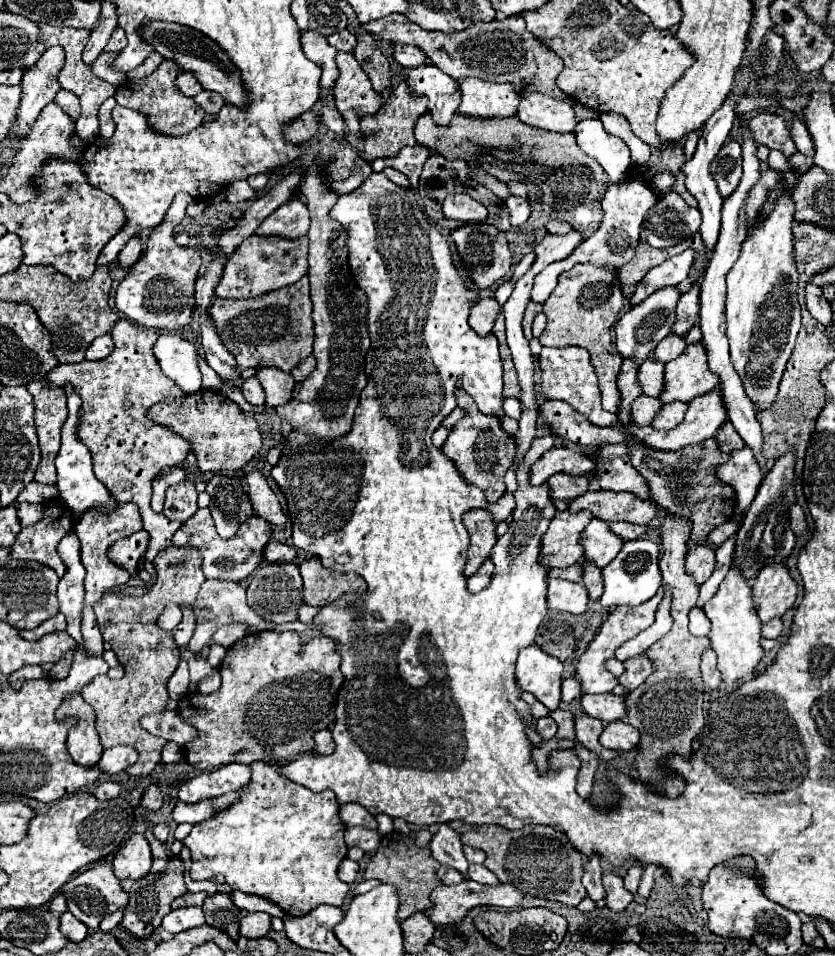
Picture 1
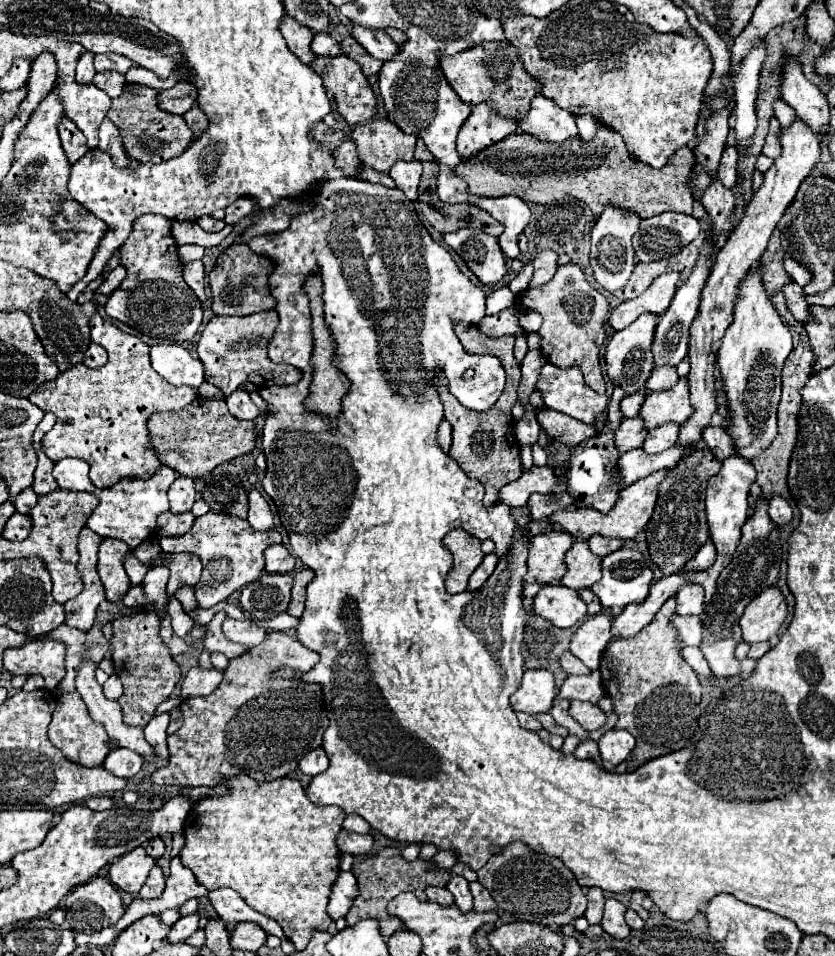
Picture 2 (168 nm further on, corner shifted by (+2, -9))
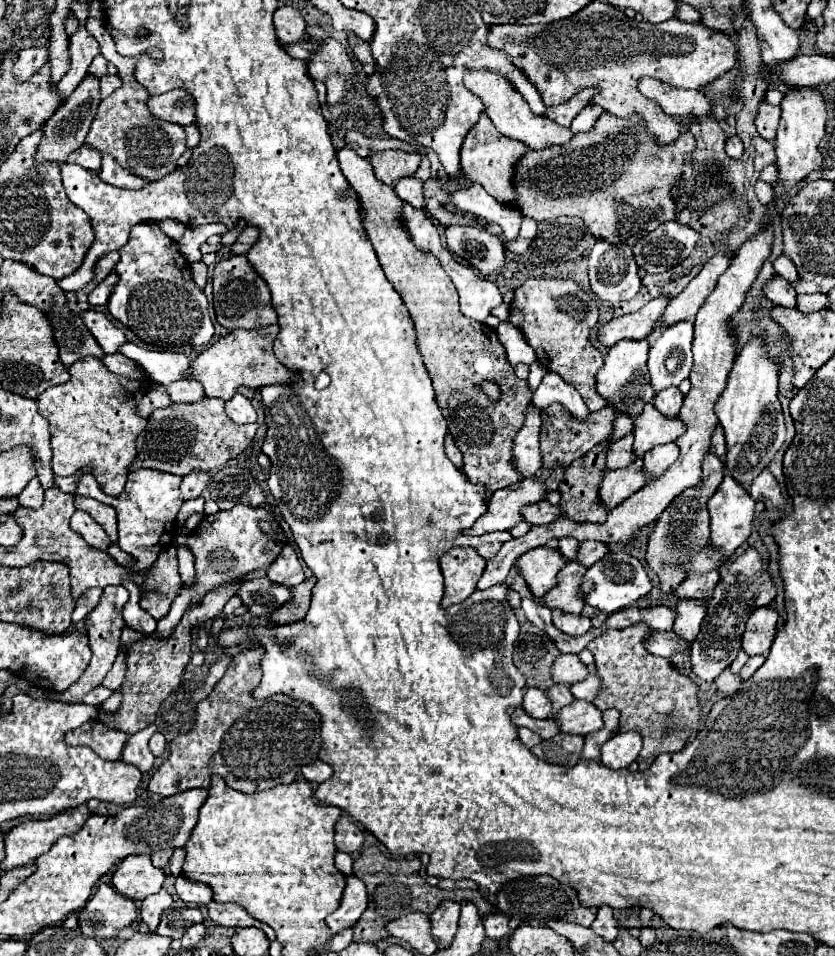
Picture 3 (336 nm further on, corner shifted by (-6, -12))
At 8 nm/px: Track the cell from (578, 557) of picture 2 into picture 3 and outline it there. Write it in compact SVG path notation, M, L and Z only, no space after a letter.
M570 560L558 576L558 586L552 588L552 592L548 592L548 596L542 598L542 602L548 608L558 608L564 612L572 612L572 614L580 614L584 608L584 598L578 594L582 580L584 580L584 572L588 568L584 564L580 564L578 560Z

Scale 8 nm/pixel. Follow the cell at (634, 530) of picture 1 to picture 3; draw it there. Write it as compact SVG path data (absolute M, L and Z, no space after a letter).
M582 542L580 550L578 550L578 560L584 562L586 566L592 566L598 560L602 560L608 552L610 552L610 548L604 542Z

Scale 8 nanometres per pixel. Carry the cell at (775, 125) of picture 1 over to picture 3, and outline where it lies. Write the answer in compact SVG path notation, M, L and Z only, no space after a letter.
M760 104L760 114L756 116L756 128L762 138L772 142L776 138L776 128L780 122L780 106L770 106L770 104Z

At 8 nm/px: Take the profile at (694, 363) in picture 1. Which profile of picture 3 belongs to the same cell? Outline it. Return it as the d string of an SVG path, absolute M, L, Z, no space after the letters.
M646 404L642 414L634 420L634 454L642 456L650 448L664 444L664 442L674 442L678 436L684 434L686 424L682 422L680 416L664 416L654 408L654 404Z

